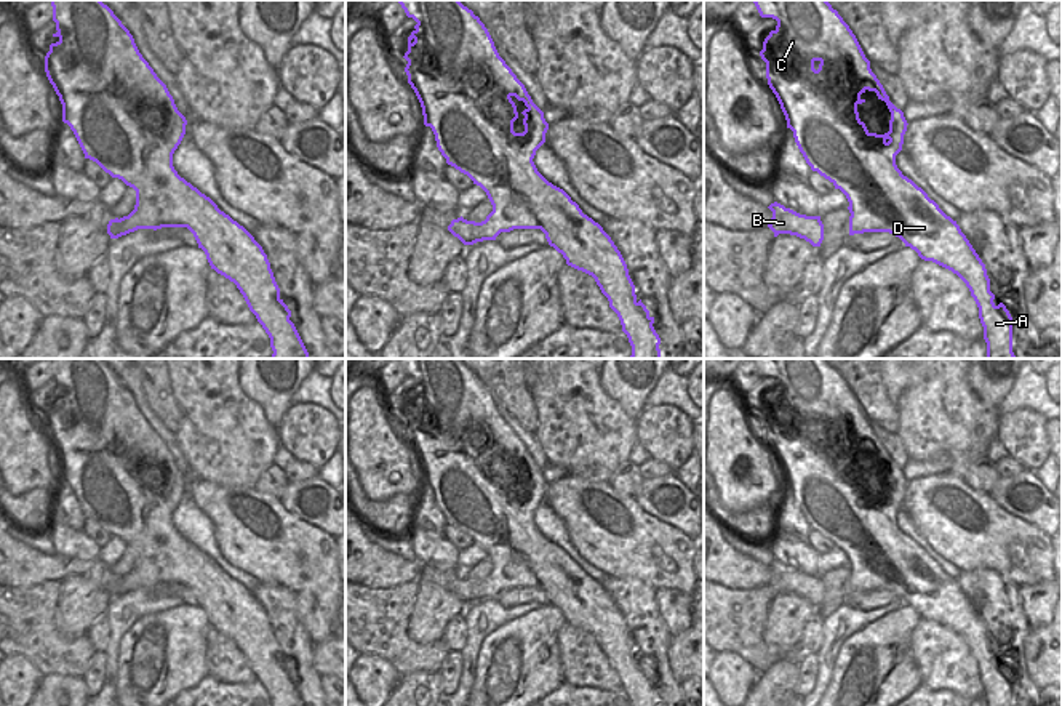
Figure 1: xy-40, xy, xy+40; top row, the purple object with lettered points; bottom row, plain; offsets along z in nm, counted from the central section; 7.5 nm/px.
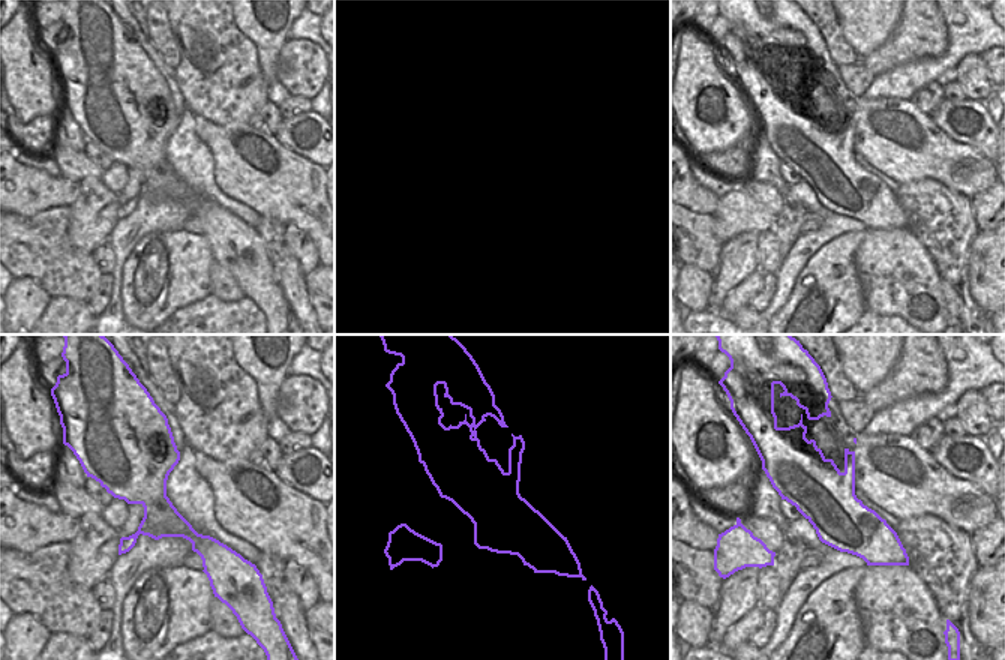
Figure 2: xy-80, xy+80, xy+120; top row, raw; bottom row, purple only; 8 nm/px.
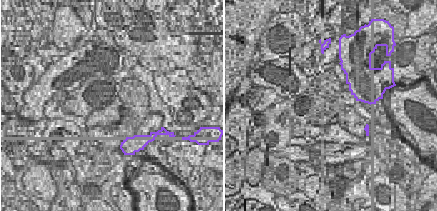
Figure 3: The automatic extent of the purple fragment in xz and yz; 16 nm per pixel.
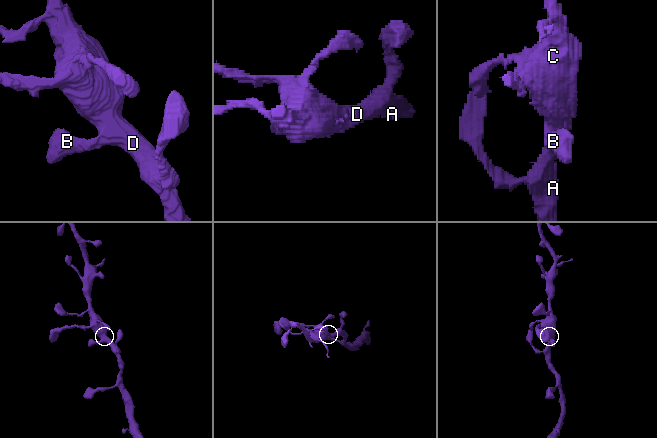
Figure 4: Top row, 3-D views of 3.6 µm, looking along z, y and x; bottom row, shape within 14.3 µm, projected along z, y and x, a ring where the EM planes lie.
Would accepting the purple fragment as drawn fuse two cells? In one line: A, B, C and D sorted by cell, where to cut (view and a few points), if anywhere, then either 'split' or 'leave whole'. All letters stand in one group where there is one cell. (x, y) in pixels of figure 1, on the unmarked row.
A B C D | no cut | leave whole

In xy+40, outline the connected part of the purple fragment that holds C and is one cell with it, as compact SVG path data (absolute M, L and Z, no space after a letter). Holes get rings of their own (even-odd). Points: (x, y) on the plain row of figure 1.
M752 359L761 376L777 379L760 410L766 421L768 443L776 453L793 490L795 501L812 530L828 538L849 560L849 594L889 591L899 596L924 620L932 620L956 632L969 647L979 666L987 706L1012 706L1012 676L1006 664L993 661L985 623L961 591L956 580L947 575L896 523L902 509L907 479L886 453L870 427L856 394L827 359ZM865 450L875 450L889 471L889 490L870 491L859 477L857 464Z

